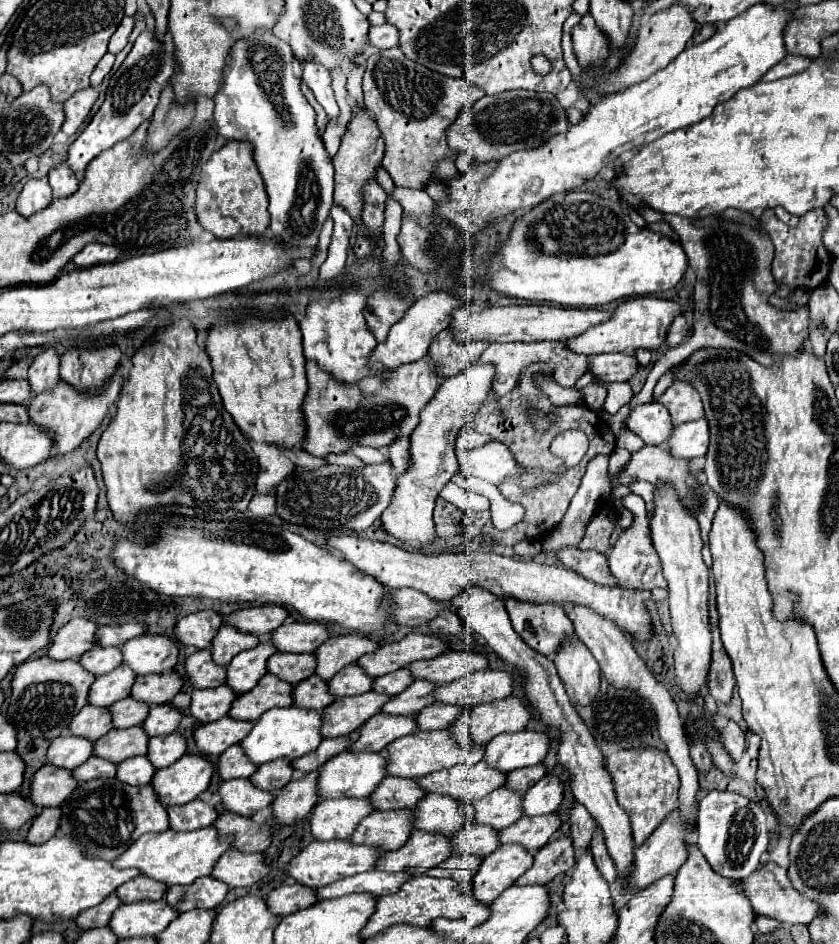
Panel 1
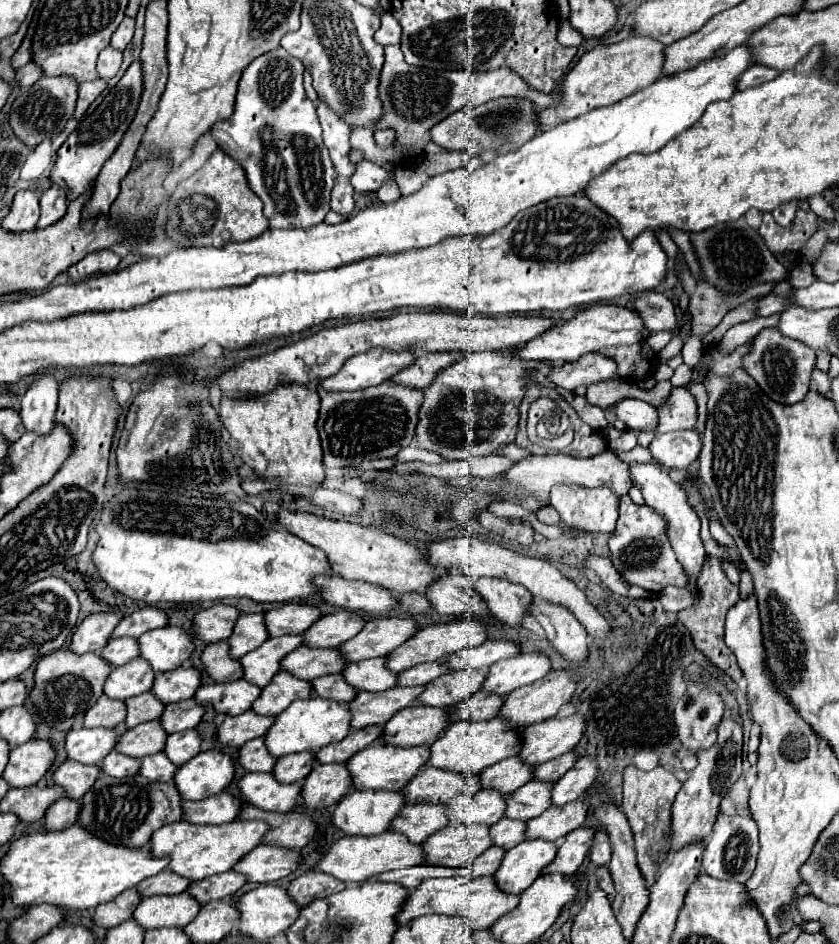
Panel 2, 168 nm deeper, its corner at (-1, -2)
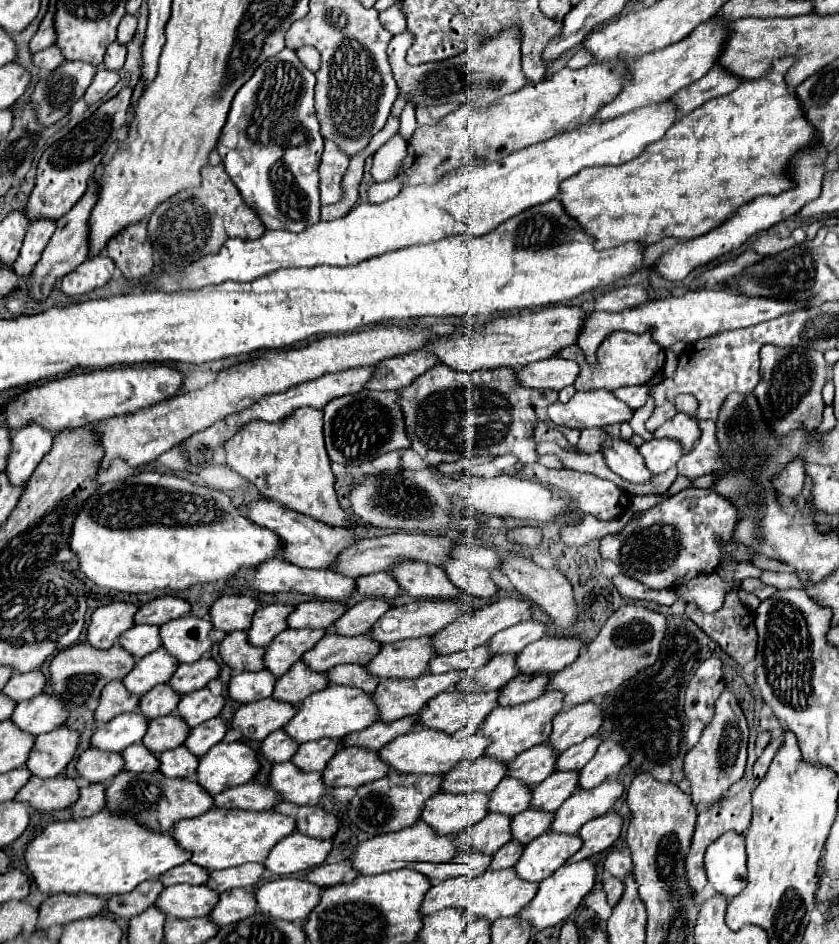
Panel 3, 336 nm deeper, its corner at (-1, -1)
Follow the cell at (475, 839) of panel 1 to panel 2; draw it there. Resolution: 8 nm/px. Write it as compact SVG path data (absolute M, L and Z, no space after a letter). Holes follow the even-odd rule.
M500 819L498 823L490 825L490 839L496 847L508 851L510 847L518 845L524 841L524 821L514 821L514 819Z

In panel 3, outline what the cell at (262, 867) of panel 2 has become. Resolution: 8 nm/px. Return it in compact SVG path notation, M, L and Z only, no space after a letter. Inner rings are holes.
M292 832L270 850L264 866L276 876L298 874L324 864L330 850L332 840L318 840L302 832Z

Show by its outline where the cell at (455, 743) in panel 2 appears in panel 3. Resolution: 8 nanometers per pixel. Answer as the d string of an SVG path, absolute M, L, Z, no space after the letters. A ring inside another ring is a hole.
M544 694L532 702L518 704L518 706L498 706L496 710L492 710L492 714L486 718L486 722L480 728L480 732L486 738L492 738L492 744L488 746L486 754L494 756L502 762L512 762L520 752L524 752L532 746L544 744L550 738L554 714L558 714L562 710L564 710L562 694Z

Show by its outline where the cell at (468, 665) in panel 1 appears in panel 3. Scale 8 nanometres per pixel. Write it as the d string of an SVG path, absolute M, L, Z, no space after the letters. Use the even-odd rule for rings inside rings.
M526 620L520 622L512 628L506 628L502 632L498 632L490 642L488 648L492 650L492 654L518 654L522 652L528 644L540 640L546 634L546 624L538 622L538 620Z

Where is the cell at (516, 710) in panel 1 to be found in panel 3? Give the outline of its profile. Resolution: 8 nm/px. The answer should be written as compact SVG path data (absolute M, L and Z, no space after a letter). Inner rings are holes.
M638 604L620 606L612 612L608 622L602 626L590 646L578 656L578 660L550 678L546 692L562 690L566 708L578 706L596 696L606 696L610 690L616 690L626 680L634 678L638 670L644 670L646 666L652 666L658 660L660 644L666 636L666 626L666 616L656 610Z

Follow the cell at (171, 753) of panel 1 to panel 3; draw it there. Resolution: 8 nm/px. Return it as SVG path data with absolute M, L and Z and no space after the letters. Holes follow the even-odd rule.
M220 716L210 718L204 724L190 730L190 736L186 738L184 746L196 756L204 756L214 744L222 742L226 730L228 730L228 724Z

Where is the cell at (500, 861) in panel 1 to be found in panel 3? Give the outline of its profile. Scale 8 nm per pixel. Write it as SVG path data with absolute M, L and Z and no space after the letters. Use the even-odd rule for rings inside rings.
M546 832L540 838L526 844L522 858L514 868L520 878L526 878L528 882L542 882L580 848L582 838L578 834Z

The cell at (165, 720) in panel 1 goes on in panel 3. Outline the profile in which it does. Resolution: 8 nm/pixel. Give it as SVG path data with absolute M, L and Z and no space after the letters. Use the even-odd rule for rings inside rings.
M200 688L198 692L190 692L182 696L178 704L178 714L188 722L190 728L218 716L226 704L224 696L214 696L208 688Z

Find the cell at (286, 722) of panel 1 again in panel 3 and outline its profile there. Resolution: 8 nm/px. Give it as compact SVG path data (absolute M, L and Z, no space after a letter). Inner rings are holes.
M330 684L328 688L308 696L302 702L298 714L284 726L284 730L290 734L290 738L304 744L320 738L344 738L352 732L368 728L376 720L378 720L378 706L372 700L372 694L358 690L356 686Z

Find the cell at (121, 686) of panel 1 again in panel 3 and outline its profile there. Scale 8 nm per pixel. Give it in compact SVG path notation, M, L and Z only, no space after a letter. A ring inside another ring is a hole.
M158 648L152 654L140 658L134 666L134 670L122 680L124 686L132 692L132 694L146 694L150 688L154 688L156 684L164 684L172 678L174 670L178 668L178 660L170 654L166 654L166 650Z

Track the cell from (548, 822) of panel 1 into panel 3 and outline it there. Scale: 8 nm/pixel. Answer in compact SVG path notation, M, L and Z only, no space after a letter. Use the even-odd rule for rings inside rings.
M618 776L606 778L594 790L576 790L556 812L552 832L578 834L582 824L592 818L604 816L624 794L624 784Z

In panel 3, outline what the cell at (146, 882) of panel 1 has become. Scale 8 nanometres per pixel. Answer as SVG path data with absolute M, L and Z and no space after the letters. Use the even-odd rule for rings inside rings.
M186 862L182 866L176 866L172 870L168 870L166 874L160 876L160 882L164 886L174 886L174 884L206 884L206 878L210 876L210 872L206 868L200 868L194 862Z

